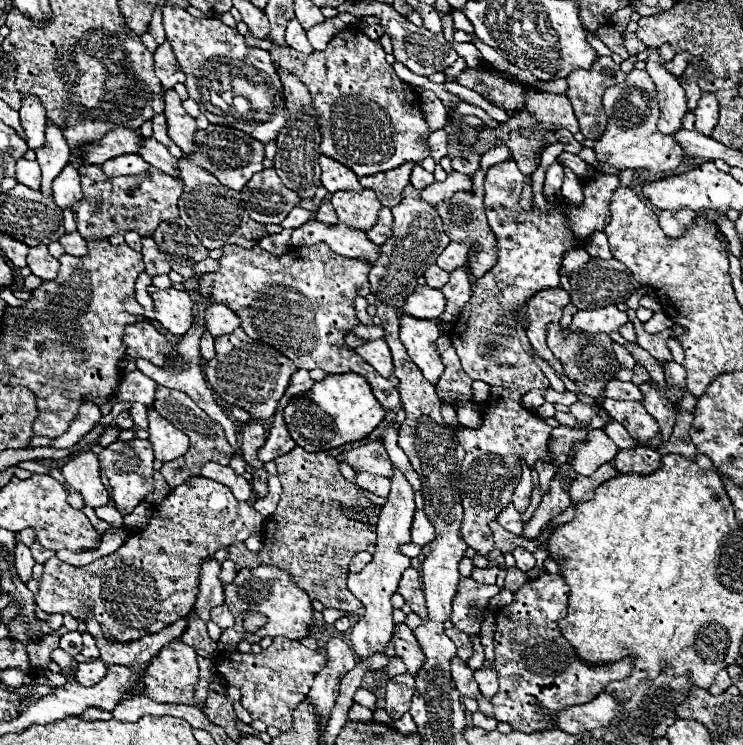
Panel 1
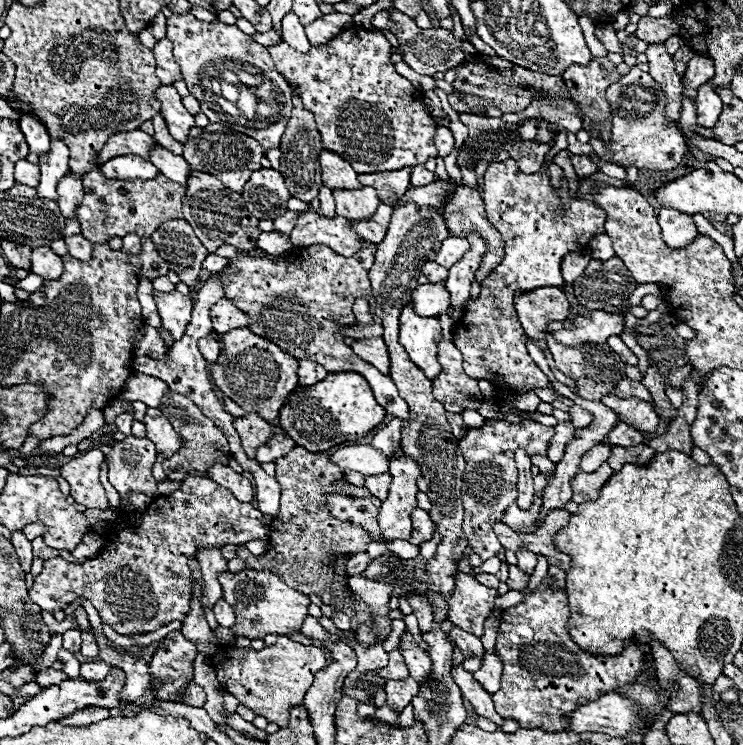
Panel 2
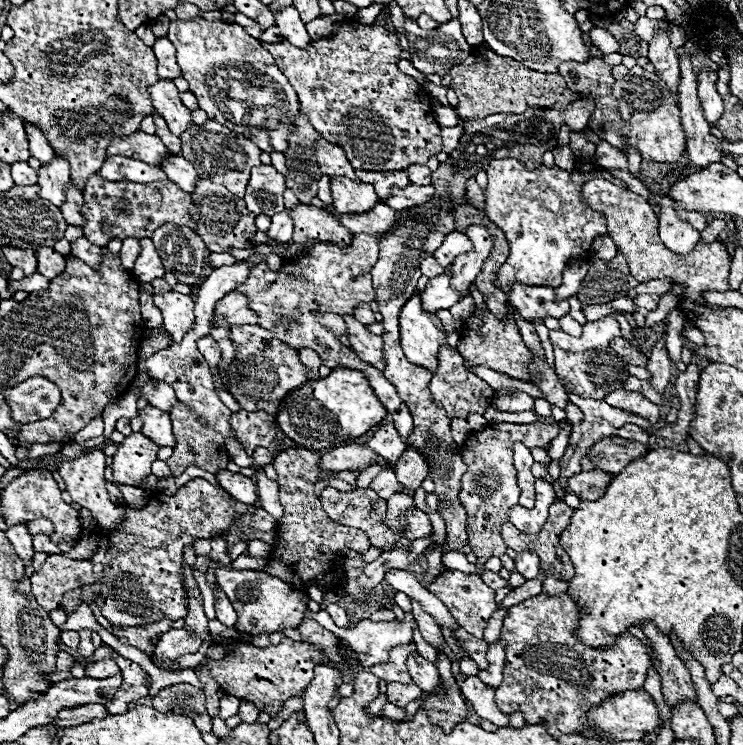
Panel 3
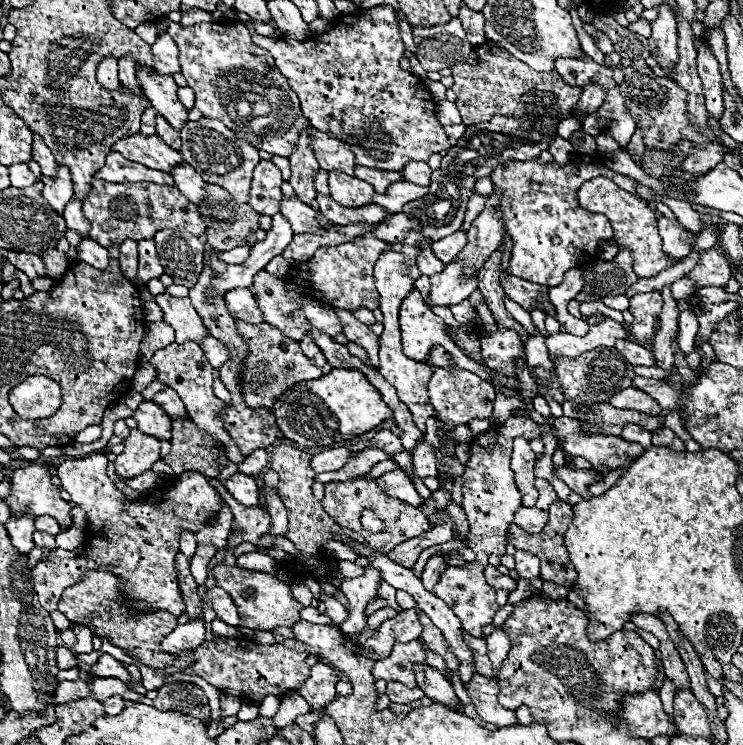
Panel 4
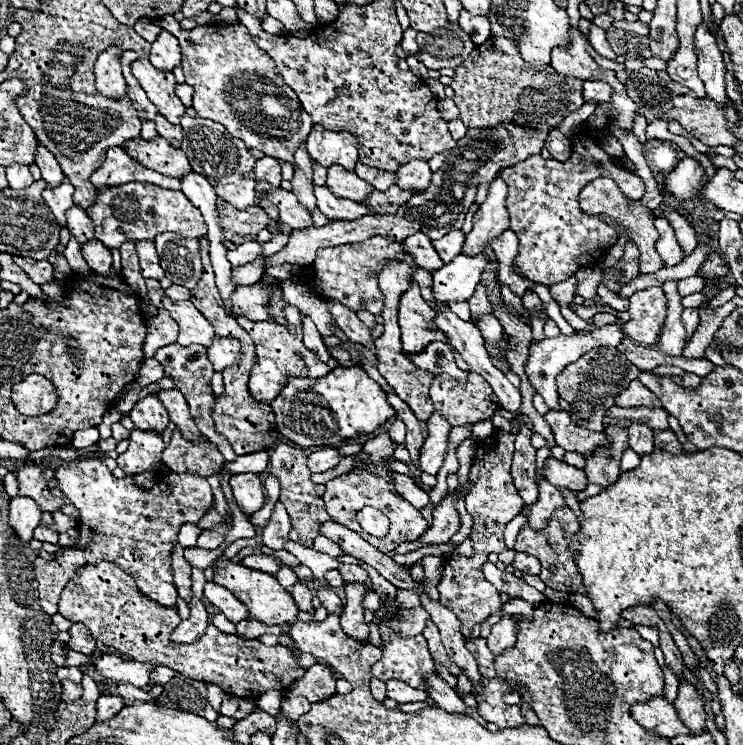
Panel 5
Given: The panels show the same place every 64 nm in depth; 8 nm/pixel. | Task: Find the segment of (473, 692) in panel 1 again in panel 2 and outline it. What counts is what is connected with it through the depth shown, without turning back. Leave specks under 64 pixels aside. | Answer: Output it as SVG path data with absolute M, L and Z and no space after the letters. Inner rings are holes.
M456 666L456 668L452 670L452 676L454 676L456 684L460 686L462 696L472 704L472 708L474 708L474 712L476 712L478 716L484 716L484 718L492 720L492 722L498 724L498 726L504 724L504 718L494 710L492 694L488 694L488 692L476 682L476 678L474 678L470 672L466 672L462 666Z

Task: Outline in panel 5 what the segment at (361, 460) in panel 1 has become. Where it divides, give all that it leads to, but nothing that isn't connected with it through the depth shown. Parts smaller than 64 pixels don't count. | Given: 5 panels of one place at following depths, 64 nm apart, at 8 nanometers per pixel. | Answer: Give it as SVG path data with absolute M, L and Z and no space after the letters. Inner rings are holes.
M326 448L326 450L308 454L308 468L312 472L326 472L326 470L334 468L338 462L340 462L340 456L338 456L336 448Z

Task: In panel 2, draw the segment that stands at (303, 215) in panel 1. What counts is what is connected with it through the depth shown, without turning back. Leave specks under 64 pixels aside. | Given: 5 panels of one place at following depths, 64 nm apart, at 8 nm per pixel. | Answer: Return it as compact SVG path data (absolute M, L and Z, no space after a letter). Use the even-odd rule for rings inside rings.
M288 210L284 216L278 216L278 218L274 220L274 230L276 230L278 234L290 236L292 228L296 226L296 216L298 216L298 212L292 212L292 210Z

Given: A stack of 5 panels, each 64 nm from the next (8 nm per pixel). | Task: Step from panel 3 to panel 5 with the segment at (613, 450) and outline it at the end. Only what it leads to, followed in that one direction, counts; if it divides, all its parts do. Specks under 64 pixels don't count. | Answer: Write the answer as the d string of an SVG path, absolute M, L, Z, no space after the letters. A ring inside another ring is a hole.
M548 410L544 414L544 420L548 422L554 440L558 446L562 446L566 452L578 452L578 454L590 454L596 446L604 442L602 432L590 432L586 428L576 426L570 420L570 414L566 410Z

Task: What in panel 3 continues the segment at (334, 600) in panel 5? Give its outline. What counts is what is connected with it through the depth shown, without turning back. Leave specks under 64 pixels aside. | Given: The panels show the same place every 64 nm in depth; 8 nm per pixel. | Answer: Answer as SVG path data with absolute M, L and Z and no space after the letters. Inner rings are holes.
M326 604L326 612L332 616L332 620L334 620L334 624L336 626L340 626L340 628L348 628L348 616L346 616L346 612L344 612L344 608L340 608L338 604Z

